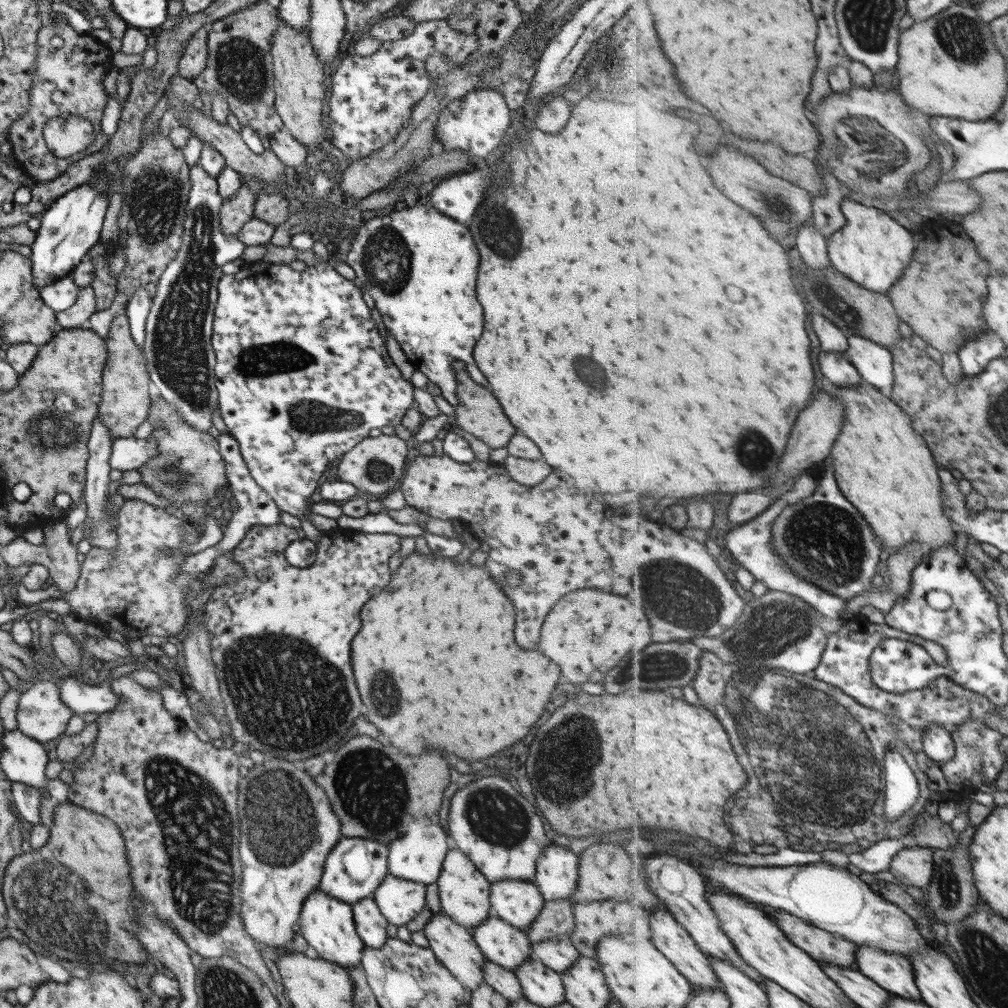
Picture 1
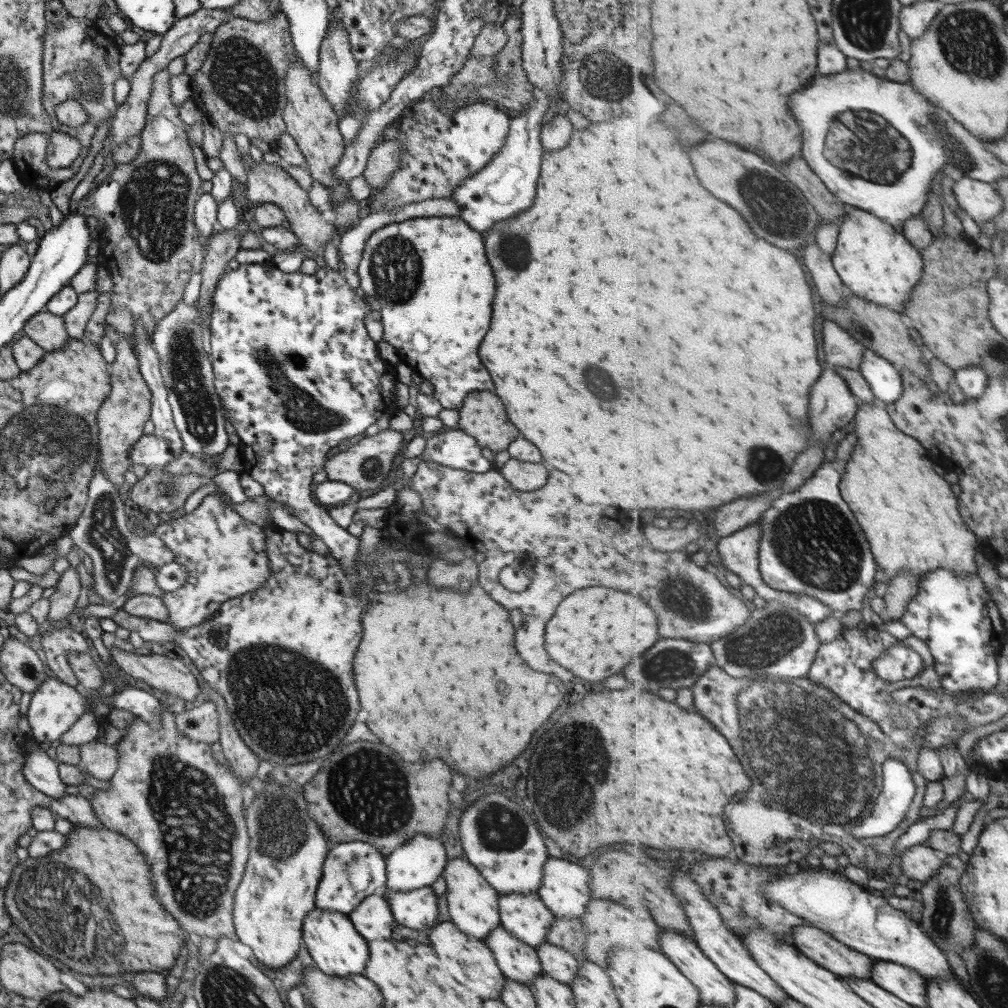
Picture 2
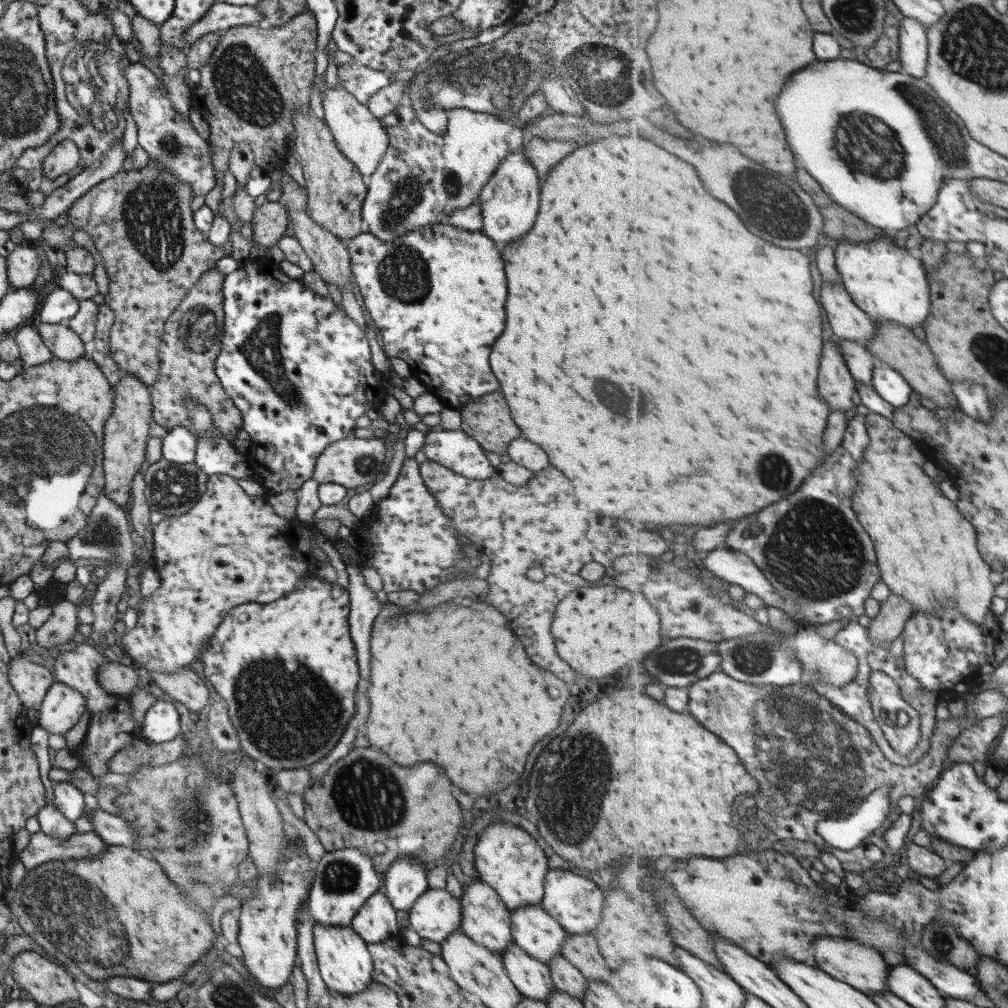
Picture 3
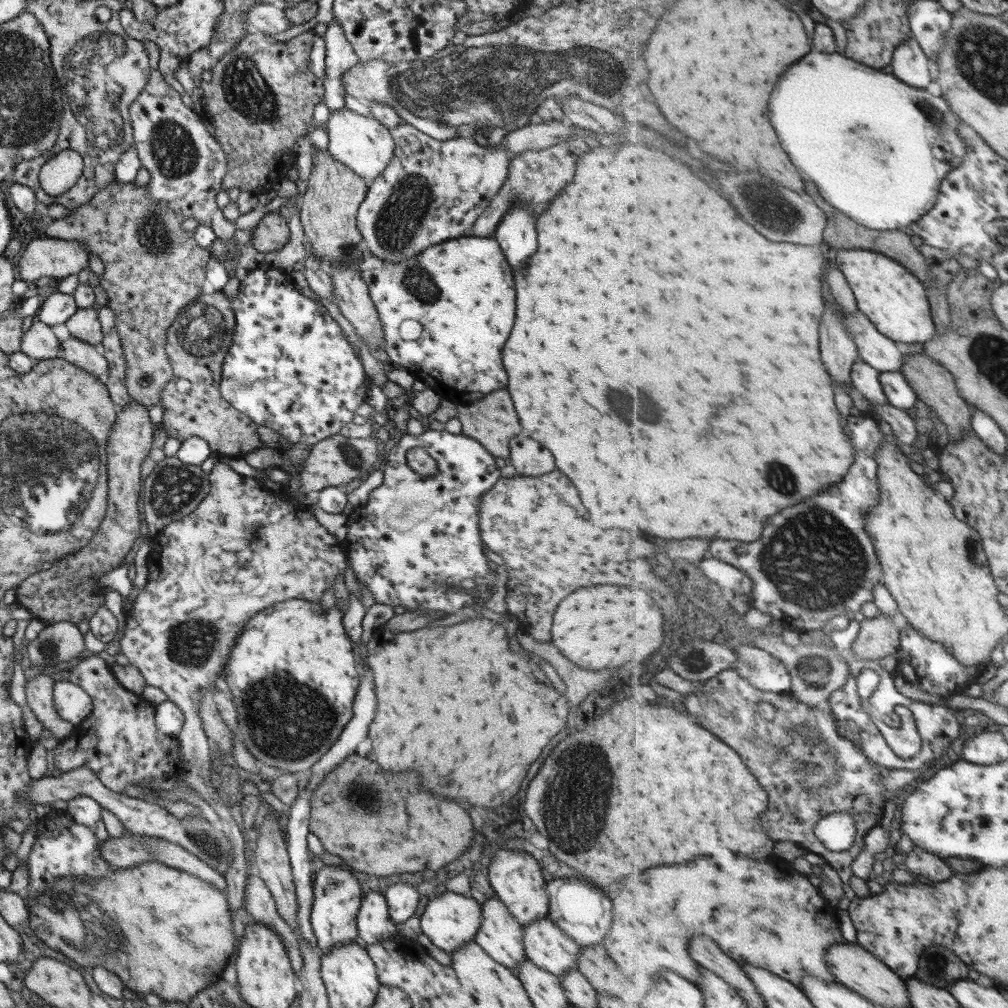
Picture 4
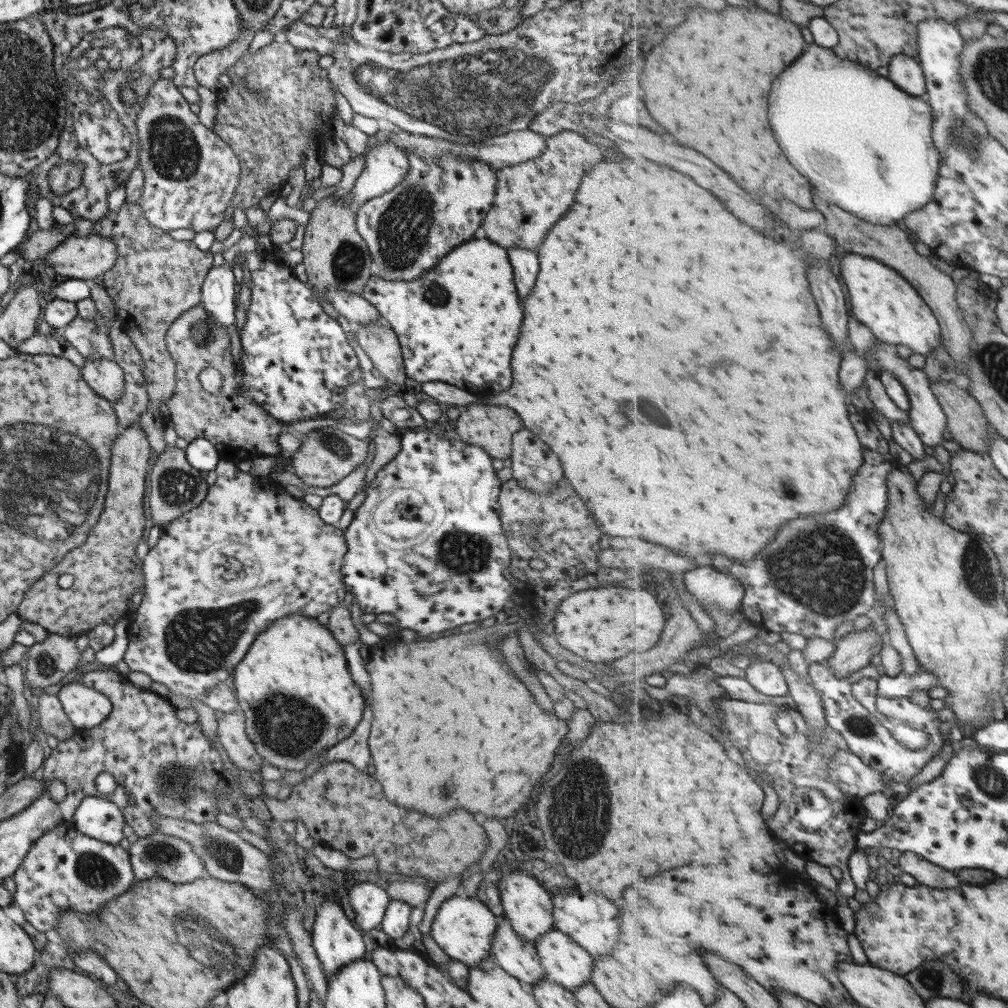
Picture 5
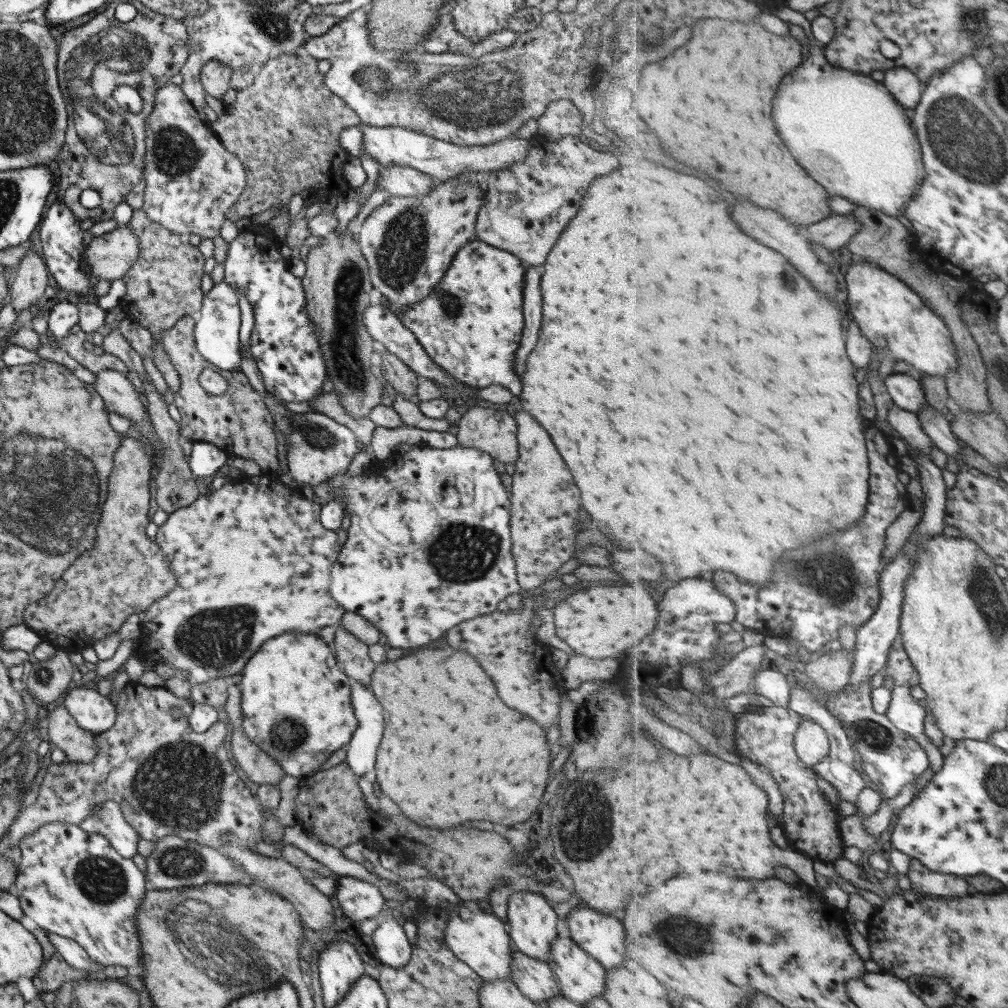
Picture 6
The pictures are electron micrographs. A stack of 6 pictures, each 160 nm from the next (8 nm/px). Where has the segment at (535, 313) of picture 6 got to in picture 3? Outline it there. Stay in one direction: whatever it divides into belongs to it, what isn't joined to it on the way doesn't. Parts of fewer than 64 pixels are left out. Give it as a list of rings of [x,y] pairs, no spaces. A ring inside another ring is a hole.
[[[515,149],[505,155],[490,179],[480,188],[477,206],[481,211],[481,232],[495,242],[517,240],[537,214],[540,200],[539,176],[522,149]]]

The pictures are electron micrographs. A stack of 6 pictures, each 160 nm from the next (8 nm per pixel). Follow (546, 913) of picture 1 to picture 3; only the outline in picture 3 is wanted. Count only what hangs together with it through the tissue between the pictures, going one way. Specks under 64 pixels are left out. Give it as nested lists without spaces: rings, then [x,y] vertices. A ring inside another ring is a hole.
[[[569,933],[564,938],[560,954],[565,957],[587,980],[593,979],[609,984],[609,970],[599,952],[595,938],[587,933]]]

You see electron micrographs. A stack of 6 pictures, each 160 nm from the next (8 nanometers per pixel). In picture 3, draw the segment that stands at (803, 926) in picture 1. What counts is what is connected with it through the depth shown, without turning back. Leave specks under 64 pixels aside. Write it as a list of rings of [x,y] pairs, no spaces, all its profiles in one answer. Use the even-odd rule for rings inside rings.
[[[824,936],[814,942],[814,951],[819,968],[836,979],[850,983],[868,995],[890,991],[888,978],[891,966],[877,949],[845,937]]]

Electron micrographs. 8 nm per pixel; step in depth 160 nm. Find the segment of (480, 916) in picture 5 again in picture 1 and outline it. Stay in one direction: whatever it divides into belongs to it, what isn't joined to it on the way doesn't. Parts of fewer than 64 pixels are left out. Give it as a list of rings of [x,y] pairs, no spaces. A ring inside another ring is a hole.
[[[388,872],[371,897],[385,920],[398,927],[421,915],[428,898],[425,889],[424,884],[397,878]]]

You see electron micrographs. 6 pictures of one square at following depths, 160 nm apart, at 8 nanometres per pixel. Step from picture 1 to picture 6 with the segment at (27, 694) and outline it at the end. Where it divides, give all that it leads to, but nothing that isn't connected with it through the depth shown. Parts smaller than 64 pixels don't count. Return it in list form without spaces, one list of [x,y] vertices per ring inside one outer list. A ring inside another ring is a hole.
[[[86,686],[69,690],[63,698],[63,707],[83,730],[93,734],[107,730],[115,720],[109,698]]]

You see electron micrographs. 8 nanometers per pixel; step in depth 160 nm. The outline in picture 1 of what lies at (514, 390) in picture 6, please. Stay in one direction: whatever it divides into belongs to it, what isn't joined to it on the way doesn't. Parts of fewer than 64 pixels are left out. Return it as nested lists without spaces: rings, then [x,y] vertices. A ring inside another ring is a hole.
[[[421,202],[411,208],[388,211],[384,216],[371,217],[362,222],[345,255],[344,263],[354,270],[370,305],[378,310],[385,329],[394,336],[414,370],[421,371],[436,384],[441,396],[453,407],[457,404],[456,378],[451,366],[453,361],[465,362],[469,378],[487,388],[487,380],[471,360],[471,348],[483,328],[481,306],[477,304],[473,292],[477,260],[477,250],[469,232],[465,232],[465,224],[444,216],[432,207],[423,206]]]

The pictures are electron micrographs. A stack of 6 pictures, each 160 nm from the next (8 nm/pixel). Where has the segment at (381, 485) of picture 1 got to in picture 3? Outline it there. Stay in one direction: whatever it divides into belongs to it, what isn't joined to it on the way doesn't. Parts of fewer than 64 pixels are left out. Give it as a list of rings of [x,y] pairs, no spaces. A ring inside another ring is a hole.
[[[381,434],[369,439],[346,436],[341,440],[332,442],[315,459],[312,479],[318,484],[332,482],[347,488],[357,488],[357,486],[371,486],[376,481],[383,478],[385,468],[383,468],[383,454],[385,454],[385,444],[381,439]]]

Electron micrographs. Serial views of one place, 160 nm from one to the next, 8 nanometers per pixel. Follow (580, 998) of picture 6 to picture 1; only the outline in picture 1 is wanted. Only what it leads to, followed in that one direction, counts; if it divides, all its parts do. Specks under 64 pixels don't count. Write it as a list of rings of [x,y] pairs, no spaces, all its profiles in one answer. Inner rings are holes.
[[[506,878],[490,883],[488,903],[492,914],[526,932],[544,900],[535,883]]]

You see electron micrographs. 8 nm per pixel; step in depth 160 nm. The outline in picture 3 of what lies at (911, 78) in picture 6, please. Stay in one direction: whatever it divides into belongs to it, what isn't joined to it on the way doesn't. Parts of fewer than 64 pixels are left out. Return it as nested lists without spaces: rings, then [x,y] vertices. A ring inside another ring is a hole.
[[[903,17],[899,60],[902,72],[927,81],[929,61],[928,28],[914,18]]]

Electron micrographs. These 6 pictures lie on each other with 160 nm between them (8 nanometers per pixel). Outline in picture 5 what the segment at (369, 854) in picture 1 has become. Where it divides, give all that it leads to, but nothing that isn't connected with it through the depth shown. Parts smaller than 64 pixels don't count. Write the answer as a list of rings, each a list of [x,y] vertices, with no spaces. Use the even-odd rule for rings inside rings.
[[[327,897],[321,903],[317,914],[314,914],[310,939],[317,960],[322,964],[324,977],[327,981],[343,965],[366,957],[366,947],[363,944],[364,937],[361,937],[361,934],[349,923],[341,906],[333,897]]]

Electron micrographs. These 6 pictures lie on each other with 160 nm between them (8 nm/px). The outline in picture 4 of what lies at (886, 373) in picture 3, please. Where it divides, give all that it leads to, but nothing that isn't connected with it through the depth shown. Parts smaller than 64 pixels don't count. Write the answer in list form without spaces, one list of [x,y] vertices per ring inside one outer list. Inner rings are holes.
[[[887,371],[881,373],[880,381],[889,403],[893,406],[908,411],[917,404],[918,394],[902,372]]]

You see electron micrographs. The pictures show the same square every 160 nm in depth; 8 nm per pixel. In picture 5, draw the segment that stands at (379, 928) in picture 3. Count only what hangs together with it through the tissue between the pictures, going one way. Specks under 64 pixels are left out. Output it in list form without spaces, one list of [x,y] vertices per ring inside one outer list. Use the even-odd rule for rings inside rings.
[[[367,877],[353,885],[349,889],[349,904],[357,926],[368,933],[371,928],[379,928],[389,899],[387,893]]]

